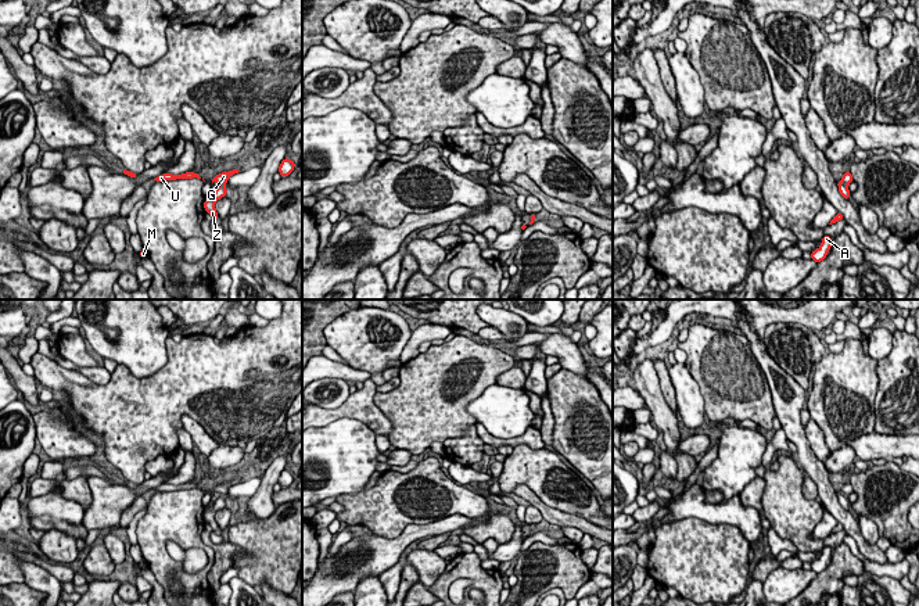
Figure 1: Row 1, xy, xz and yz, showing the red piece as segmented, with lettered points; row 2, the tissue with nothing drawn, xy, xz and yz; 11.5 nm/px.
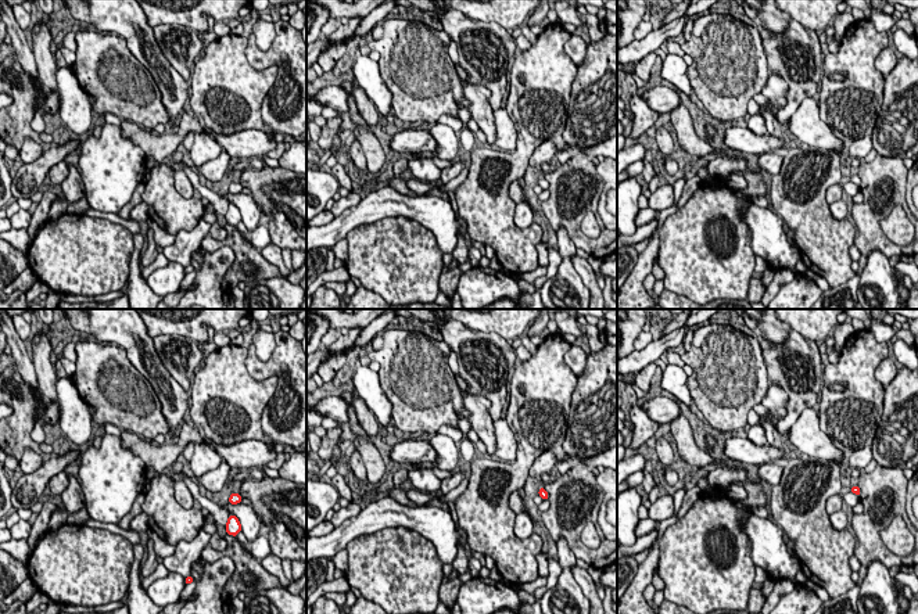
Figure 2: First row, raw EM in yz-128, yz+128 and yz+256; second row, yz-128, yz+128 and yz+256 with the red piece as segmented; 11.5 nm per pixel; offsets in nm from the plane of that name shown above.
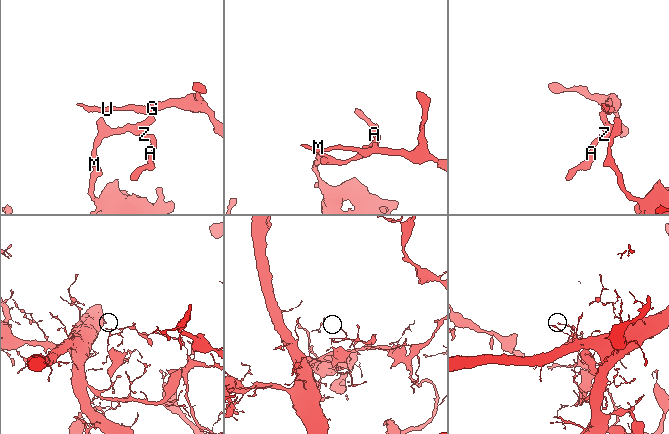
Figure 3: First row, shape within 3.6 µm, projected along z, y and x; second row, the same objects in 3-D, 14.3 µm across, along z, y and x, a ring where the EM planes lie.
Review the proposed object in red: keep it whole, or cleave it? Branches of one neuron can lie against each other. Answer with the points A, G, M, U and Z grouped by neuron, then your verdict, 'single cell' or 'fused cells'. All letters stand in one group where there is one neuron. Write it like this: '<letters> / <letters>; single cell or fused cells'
A M Z / G U; fused cells

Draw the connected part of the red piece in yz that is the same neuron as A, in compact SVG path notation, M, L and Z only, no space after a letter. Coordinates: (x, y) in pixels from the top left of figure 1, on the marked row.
M823 236L821 247L811 252L811 259L815 261L816 263L822 262L826 258L828 252L830 251L832 240L833 239L830 236Z

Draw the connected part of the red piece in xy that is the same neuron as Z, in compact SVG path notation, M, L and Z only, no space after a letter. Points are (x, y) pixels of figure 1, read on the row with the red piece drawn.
M219 186L215 191L213 196L208 200L204 201L204 209L212 216L212 220L220 219L216 209L215 209L215 202L219 198L223 198L227 194L227 189L225 186Z

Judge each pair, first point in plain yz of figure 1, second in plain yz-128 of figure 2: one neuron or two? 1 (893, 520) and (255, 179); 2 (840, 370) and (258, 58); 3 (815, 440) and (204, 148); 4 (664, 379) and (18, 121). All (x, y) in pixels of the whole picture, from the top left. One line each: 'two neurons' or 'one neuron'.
1: one neuron
2: two neurons
3: one neuron
4: two neurons

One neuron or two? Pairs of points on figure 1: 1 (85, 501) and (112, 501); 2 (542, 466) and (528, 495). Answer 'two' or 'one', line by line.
1: two
2: two

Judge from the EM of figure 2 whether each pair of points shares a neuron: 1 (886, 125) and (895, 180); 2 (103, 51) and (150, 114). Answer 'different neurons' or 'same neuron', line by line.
1: different neurons
2: same neuron

